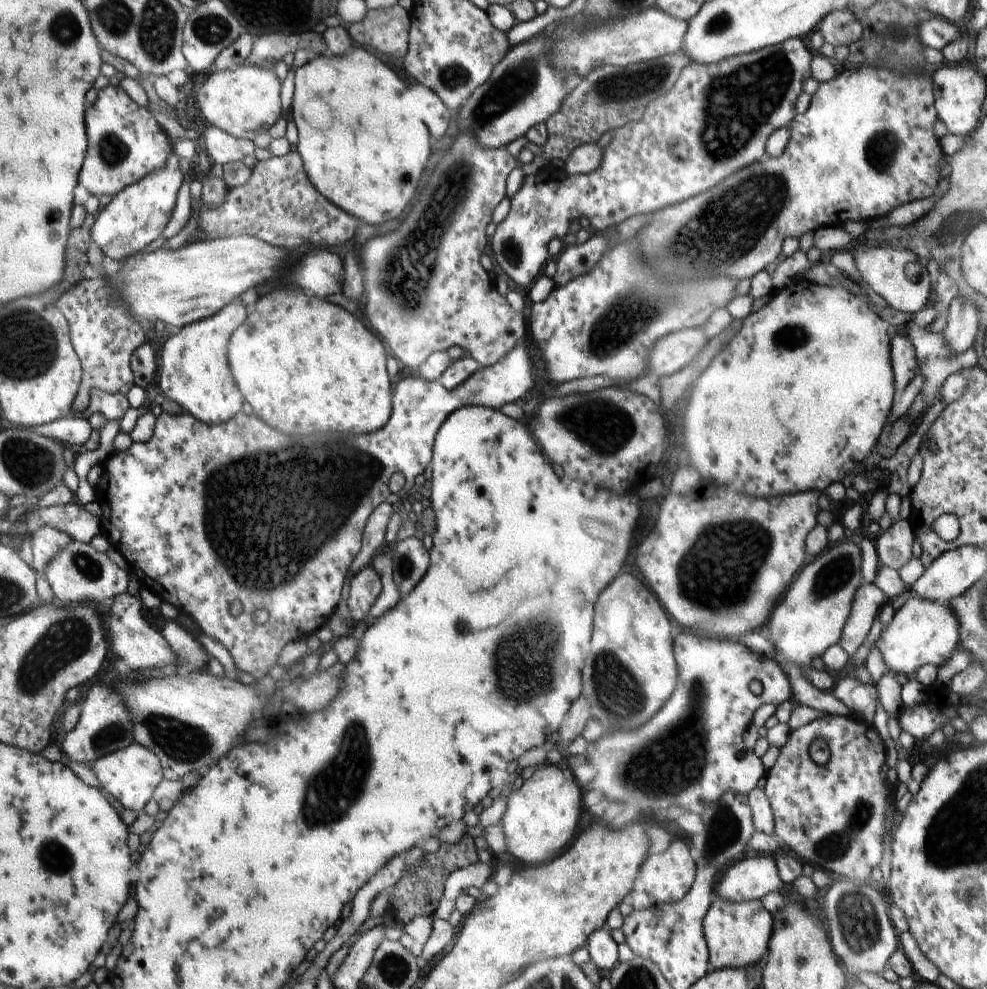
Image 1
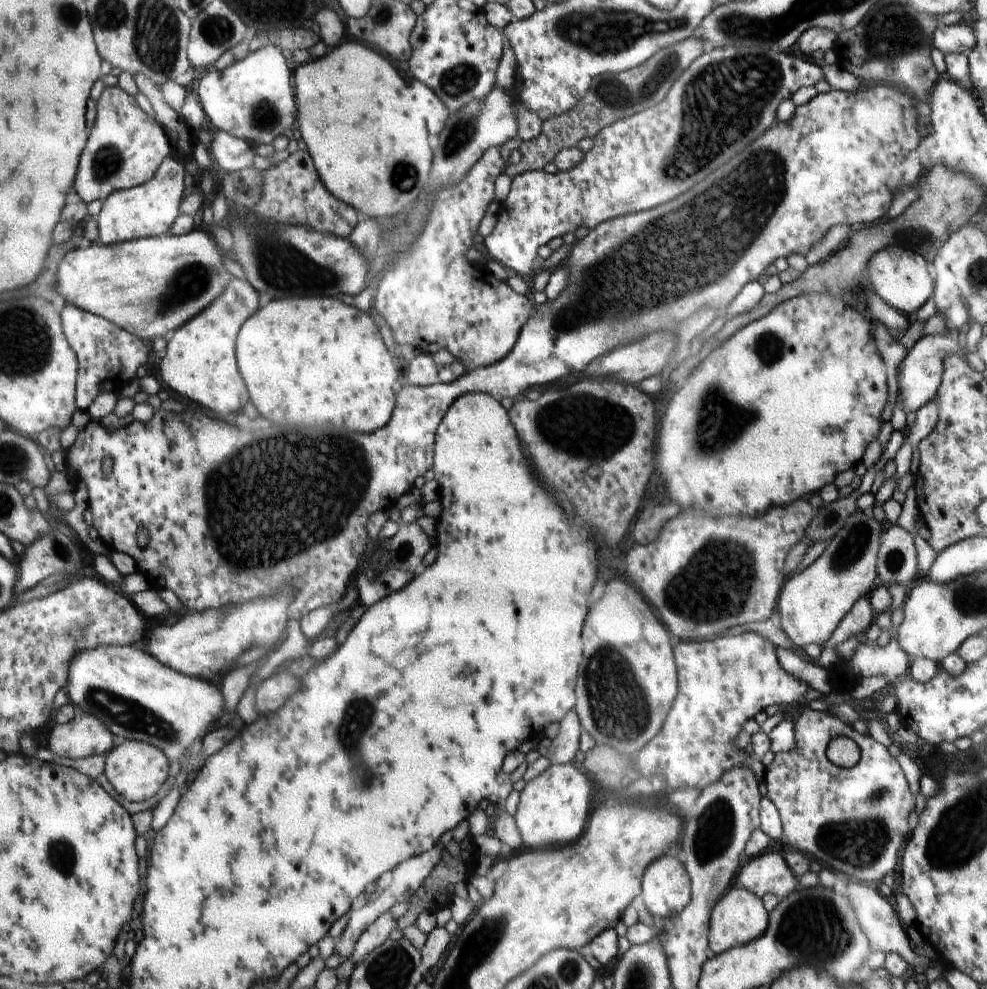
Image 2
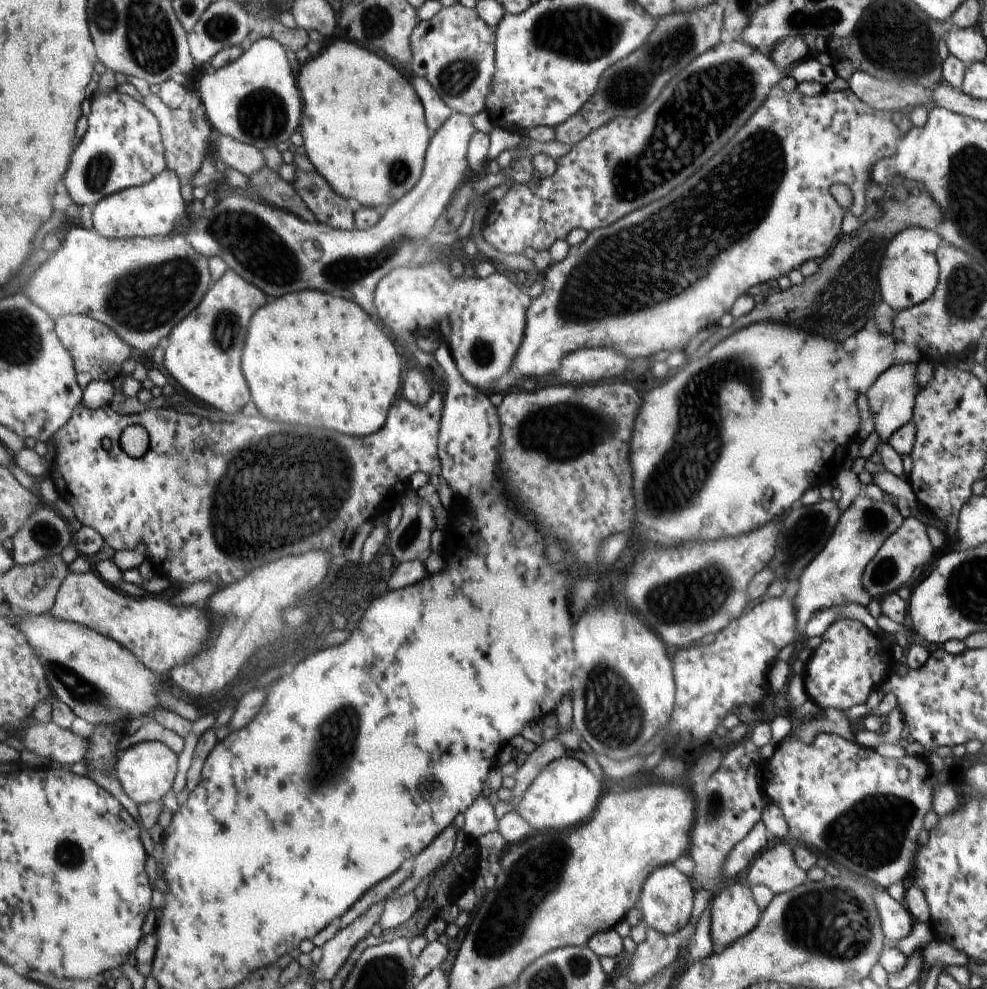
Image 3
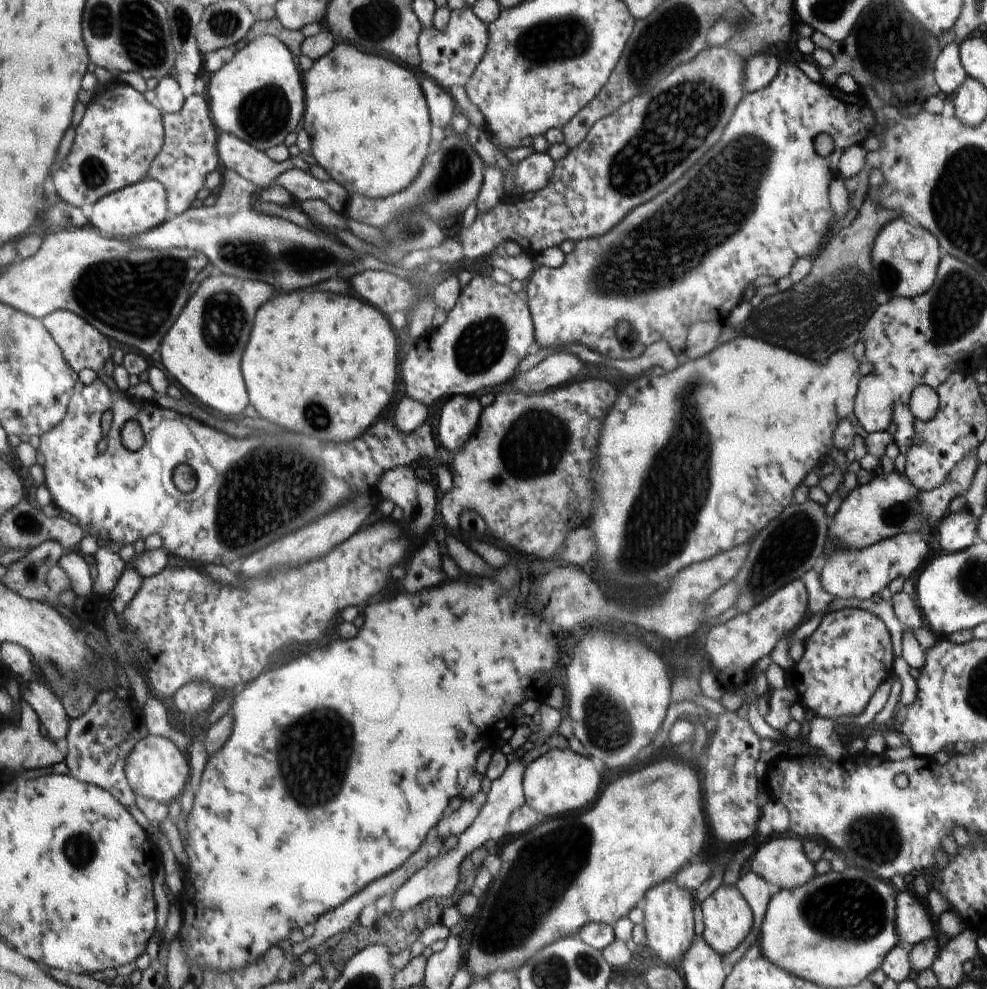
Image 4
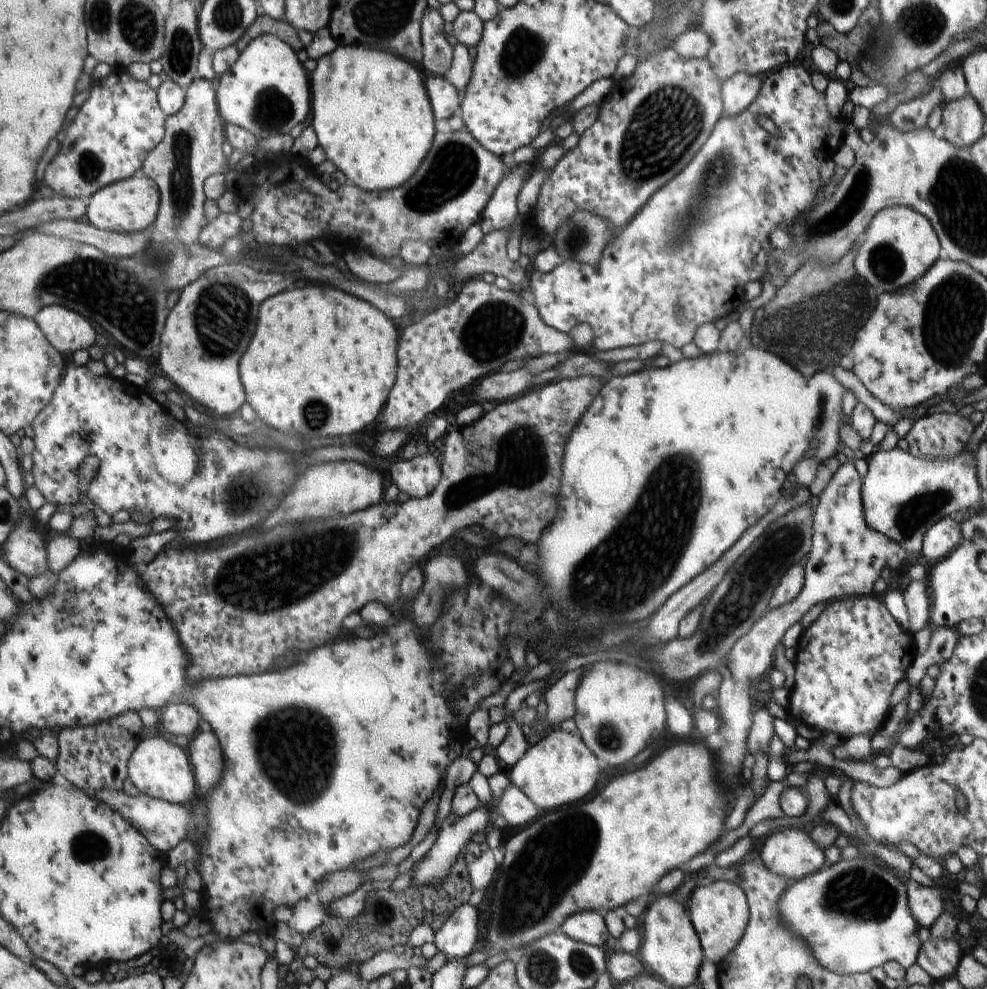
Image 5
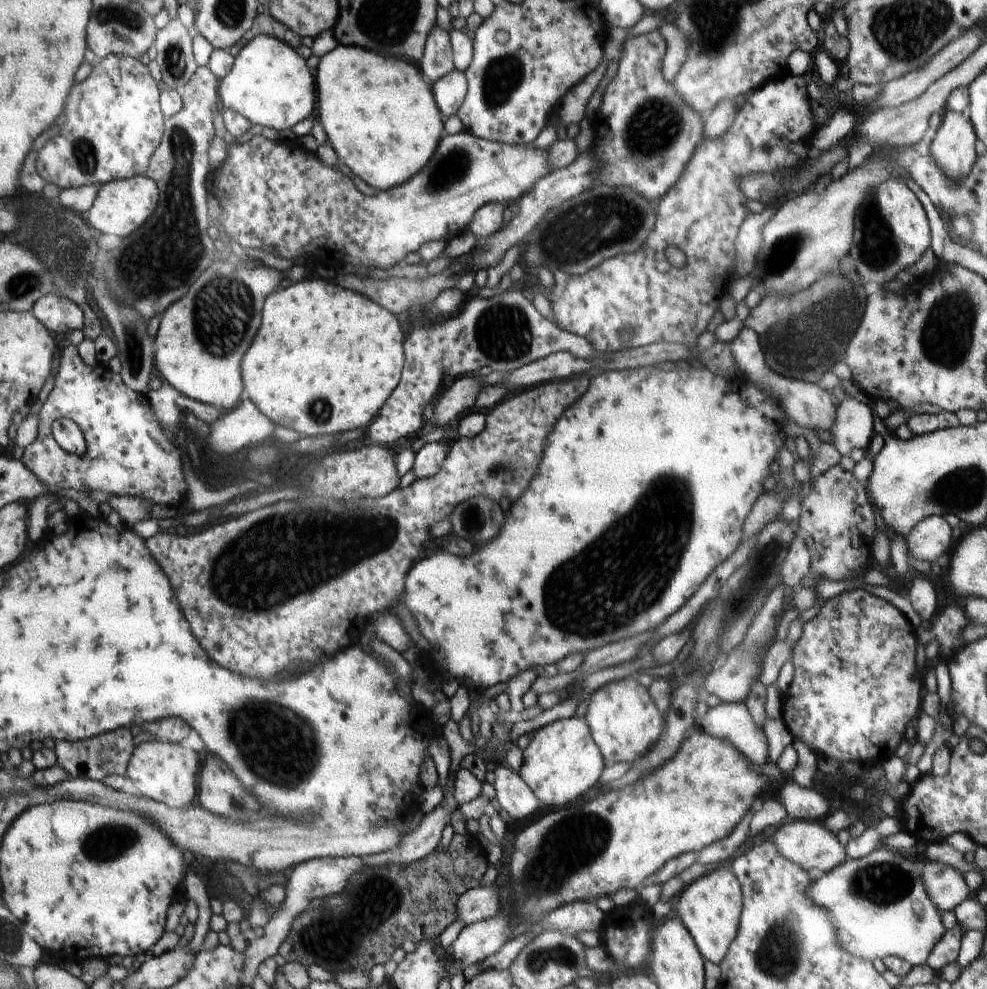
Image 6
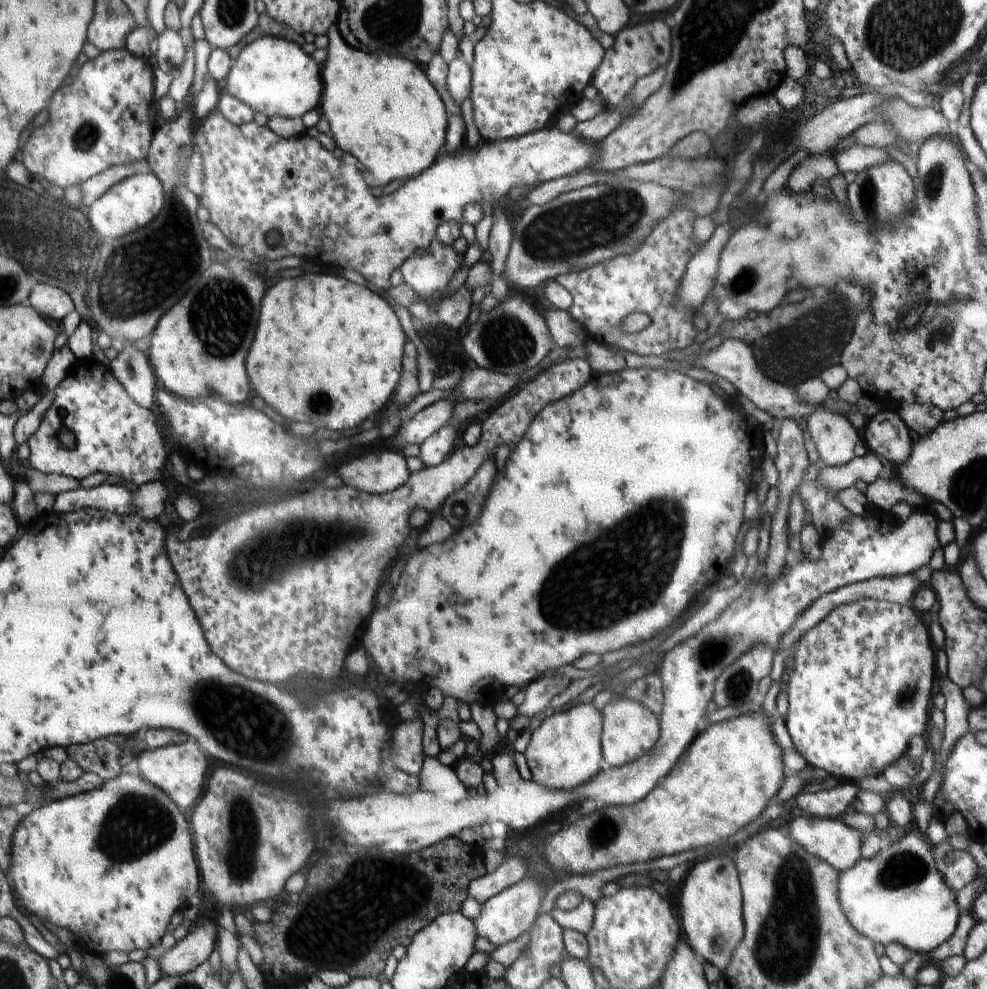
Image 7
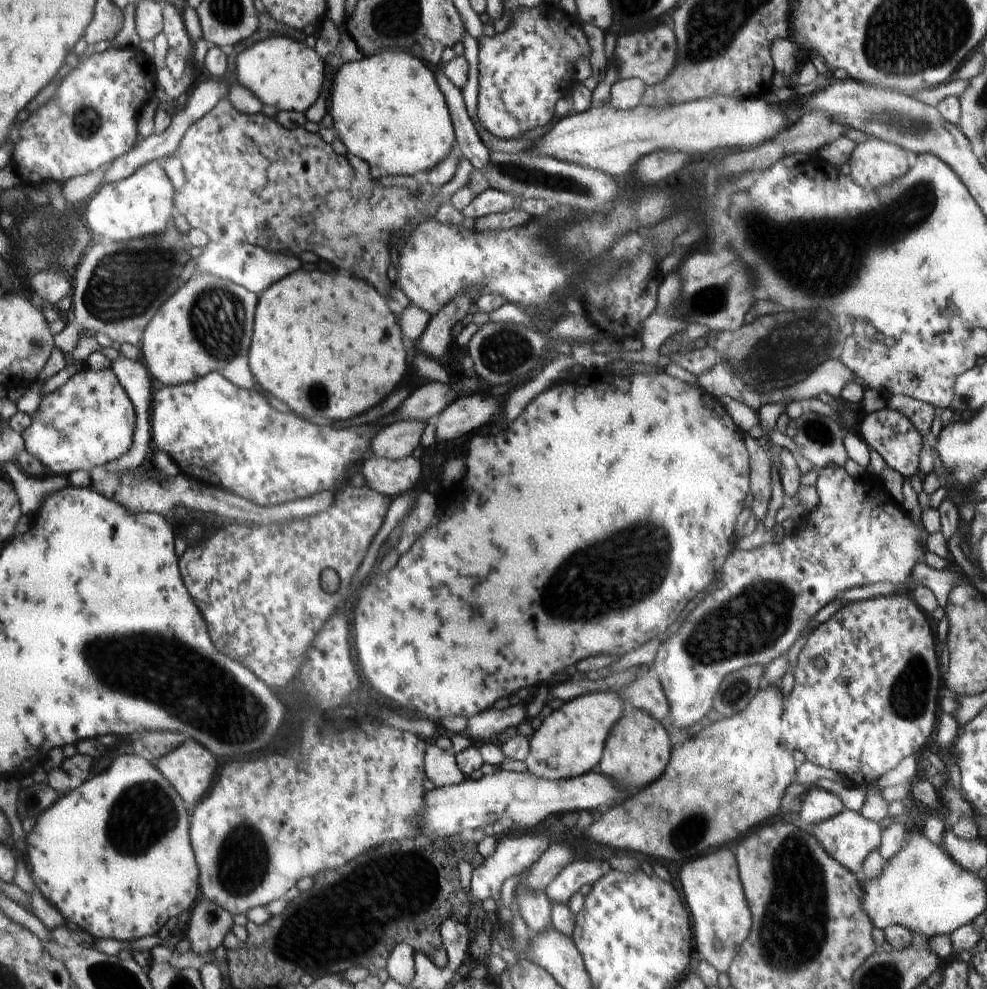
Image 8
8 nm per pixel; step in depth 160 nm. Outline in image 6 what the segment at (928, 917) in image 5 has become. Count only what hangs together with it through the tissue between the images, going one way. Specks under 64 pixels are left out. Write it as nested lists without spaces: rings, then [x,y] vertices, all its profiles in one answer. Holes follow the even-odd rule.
[[[934,861],[923,863],[921,881],[925,893],[940,914],[954,910],[971,893],[962,872]]]

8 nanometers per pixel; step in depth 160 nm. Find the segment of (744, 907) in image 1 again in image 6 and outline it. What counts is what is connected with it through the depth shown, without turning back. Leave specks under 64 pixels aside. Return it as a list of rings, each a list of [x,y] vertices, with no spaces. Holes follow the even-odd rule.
[[[724,868],[702,875],[681,892],[676,910],[692,934],[701,954],[715,965],[724,960],[728,947],[736,938],[743,907],[743,894],[735,873]]]

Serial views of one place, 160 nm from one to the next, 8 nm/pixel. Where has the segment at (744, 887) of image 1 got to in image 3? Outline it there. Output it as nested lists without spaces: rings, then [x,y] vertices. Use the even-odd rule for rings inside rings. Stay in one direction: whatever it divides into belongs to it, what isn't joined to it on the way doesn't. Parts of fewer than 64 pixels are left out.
[[[780,841],[751,862],[747,880],[750,885],[764,885],[777,895],[798,888],[808,878],[807,871],[795,861],[794,850]]]

